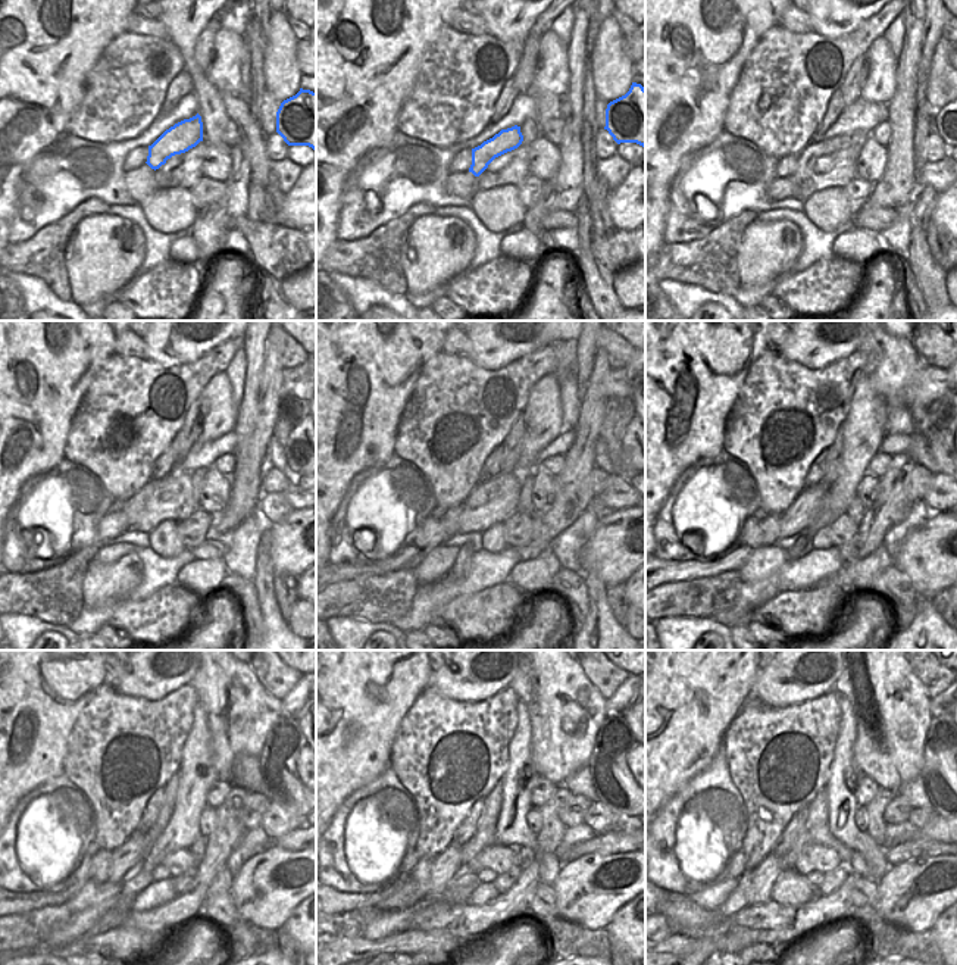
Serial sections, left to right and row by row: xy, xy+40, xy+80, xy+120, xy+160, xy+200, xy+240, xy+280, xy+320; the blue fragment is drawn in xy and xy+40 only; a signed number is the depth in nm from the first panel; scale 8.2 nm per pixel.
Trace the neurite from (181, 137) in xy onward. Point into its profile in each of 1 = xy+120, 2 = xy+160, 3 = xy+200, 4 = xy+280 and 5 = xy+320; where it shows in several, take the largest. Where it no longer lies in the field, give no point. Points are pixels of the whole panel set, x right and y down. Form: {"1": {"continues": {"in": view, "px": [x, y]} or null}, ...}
{"1": {"continues": {"in": "xy+120", "px": [134, 506]}}, "2": {"continues": {"in": "xy+160", "px": [450, 521]}}, "3": {"continues": {"in": "xy+200", "px": [769, 525]}}, "4": {"continues": {"in": "xy+280", "px": [419, 883]}}, "5": {"continues": {"in": "xy+320", "px": [743, 883]}}}

